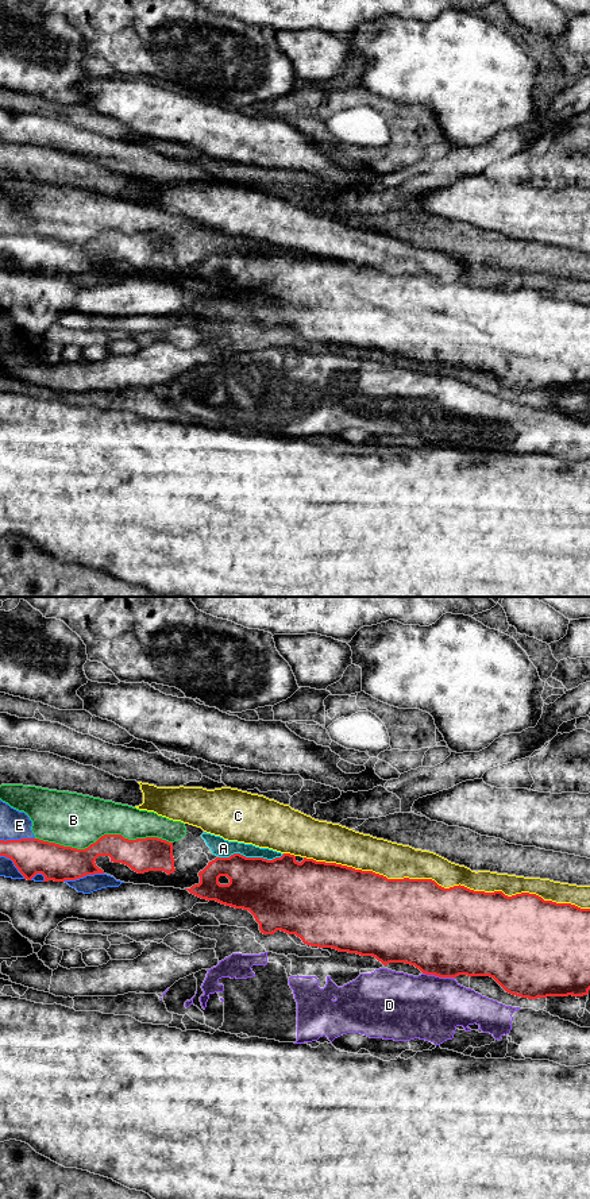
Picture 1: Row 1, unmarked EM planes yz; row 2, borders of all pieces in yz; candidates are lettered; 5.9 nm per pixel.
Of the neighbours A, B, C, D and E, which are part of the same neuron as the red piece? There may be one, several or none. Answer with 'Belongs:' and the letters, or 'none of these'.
Belongs: none of these

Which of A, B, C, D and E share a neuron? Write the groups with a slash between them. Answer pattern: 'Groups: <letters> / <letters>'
Groups: A B / C / D / E

